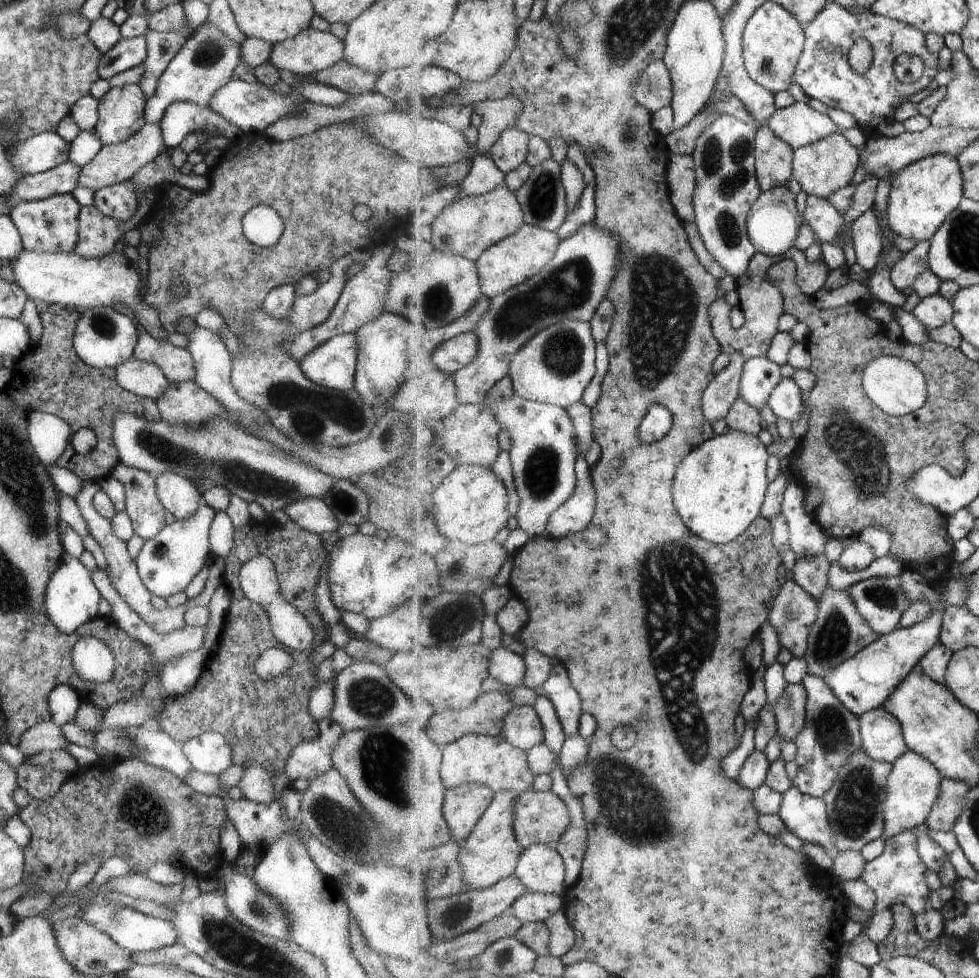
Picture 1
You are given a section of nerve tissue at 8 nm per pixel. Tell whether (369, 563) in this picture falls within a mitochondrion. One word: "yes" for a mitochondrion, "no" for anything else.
no

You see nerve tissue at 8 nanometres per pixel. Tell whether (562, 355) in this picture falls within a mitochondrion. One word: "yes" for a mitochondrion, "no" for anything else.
yes

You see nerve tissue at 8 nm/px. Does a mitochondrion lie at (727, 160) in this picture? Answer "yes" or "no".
yes

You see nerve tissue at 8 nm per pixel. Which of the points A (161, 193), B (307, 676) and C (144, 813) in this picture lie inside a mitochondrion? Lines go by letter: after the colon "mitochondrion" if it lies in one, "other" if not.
A: other
B: other
C: mitochondrion

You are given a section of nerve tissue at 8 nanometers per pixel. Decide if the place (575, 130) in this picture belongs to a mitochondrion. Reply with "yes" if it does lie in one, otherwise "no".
no

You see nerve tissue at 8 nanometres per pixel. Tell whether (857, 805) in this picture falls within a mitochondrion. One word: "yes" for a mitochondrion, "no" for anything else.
yes

